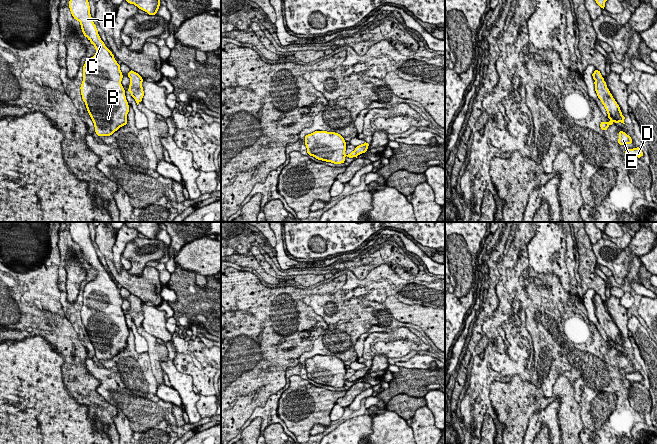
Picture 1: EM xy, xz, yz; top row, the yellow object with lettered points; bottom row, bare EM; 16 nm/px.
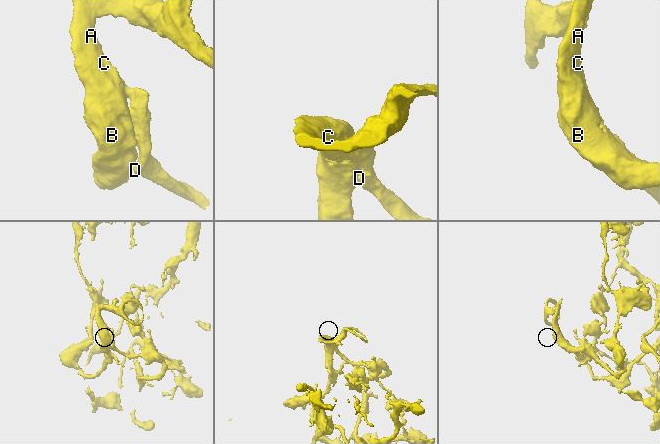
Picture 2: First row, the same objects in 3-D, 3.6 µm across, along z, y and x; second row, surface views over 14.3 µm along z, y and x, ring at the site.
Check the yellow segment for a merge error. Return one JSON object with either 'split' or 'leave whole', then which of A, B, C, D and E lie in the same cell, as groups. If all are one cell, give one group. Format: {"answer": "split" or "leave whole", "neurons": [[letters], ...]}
{"answer": "leave whole", "neurons": [["A", "B", "C", "D", "E"]]}

